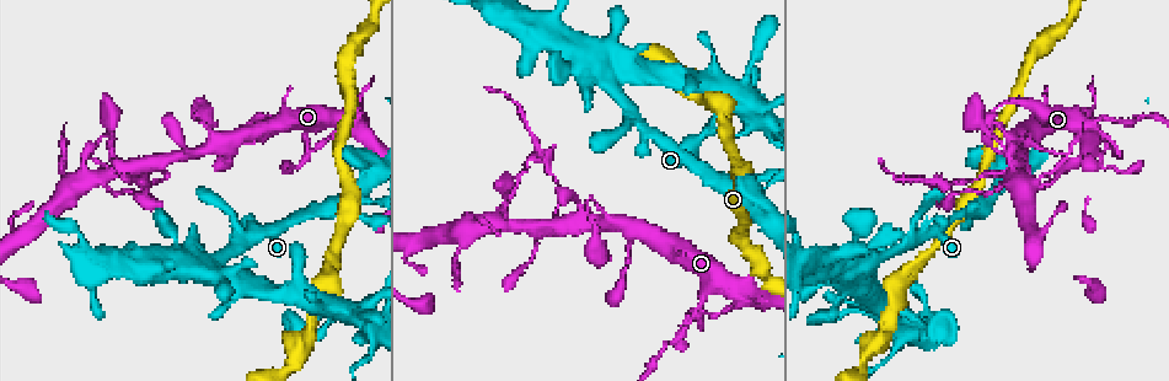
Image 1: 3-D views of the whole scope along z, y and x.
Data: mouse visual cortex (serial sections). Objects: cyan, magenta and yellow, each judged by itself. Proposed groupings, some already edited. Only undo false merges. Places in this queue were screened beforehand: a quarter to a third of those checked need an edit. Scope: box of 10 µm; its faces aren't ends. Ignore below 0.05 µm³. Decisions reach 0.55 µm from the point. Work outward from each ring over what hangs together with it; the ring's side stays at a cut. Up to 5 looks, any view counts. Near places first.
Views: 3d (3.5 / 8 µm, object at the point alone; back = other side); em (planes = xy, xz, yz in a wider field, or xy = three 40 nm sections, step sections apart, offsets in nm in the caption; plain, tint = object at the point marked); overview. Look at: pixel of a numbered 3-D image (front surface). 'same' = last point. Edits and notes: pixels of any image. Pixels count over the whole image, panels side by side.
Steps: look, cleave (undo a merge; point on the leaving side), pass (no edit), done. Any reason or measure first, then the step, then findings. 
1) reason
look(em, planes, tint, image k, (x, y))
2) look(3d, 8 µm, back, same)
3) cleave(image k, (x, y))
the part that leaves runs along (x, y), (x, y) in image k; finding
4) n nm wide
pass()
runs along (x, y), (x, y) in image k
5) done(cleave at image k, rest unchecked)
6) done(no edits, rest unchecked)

sharp bend
look(3d, 3.5 µm, image 1, (593, 198))

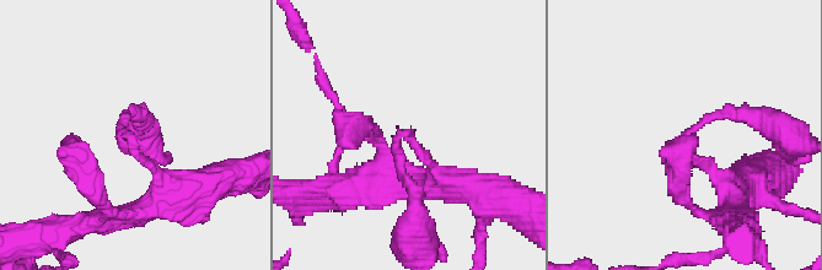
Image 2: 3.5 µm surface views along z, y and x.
arms of 150, 200 nm
look(em, xy, step 1, tint, image 2, (129, 140))

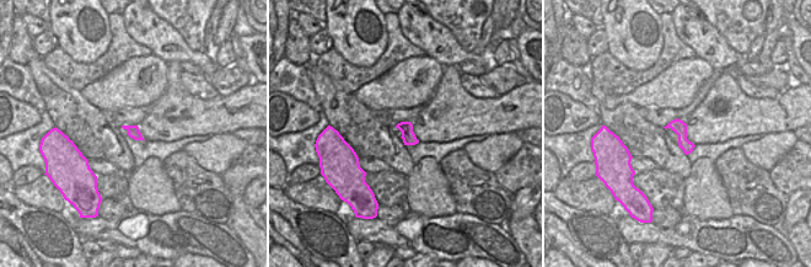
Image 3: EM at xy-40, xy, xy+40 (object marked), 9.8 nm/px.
pass()
runs along (175, 198), (122, 134), (138, 114) in image 2; all the same cell

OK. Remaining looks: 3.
thick turns thin
look(3d, 8 µm, image 1, (1094, 125))

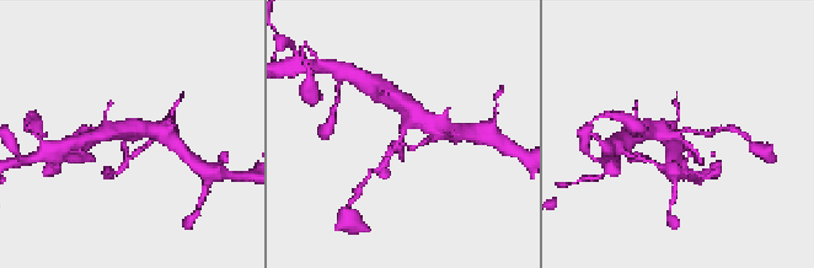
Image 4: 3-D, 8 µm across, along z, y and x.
look(3d, 3.5 µm, same)

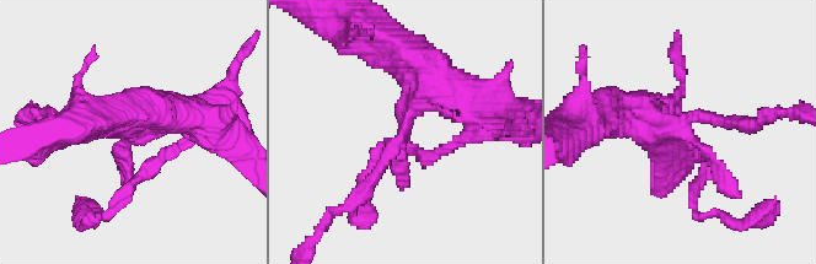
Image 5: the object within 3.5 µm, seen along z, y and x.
look(em, xy, step 3, tint, image 5, (679, 125))

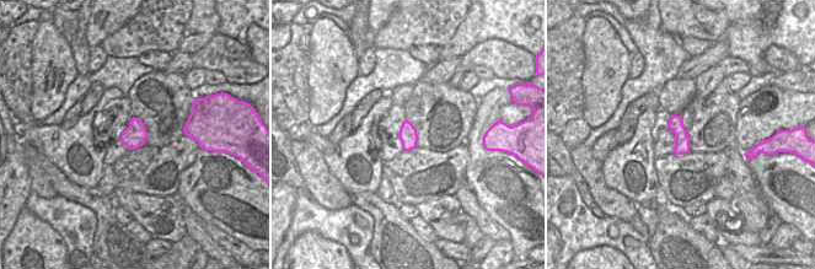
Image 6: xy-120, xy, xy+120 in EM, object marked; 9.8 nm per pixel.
pass()
runs along (419, 60), (427, 89), (363, 193) in image 5; continuous, no second cell

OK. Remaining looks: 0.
done(no edits, rest unchecked)

